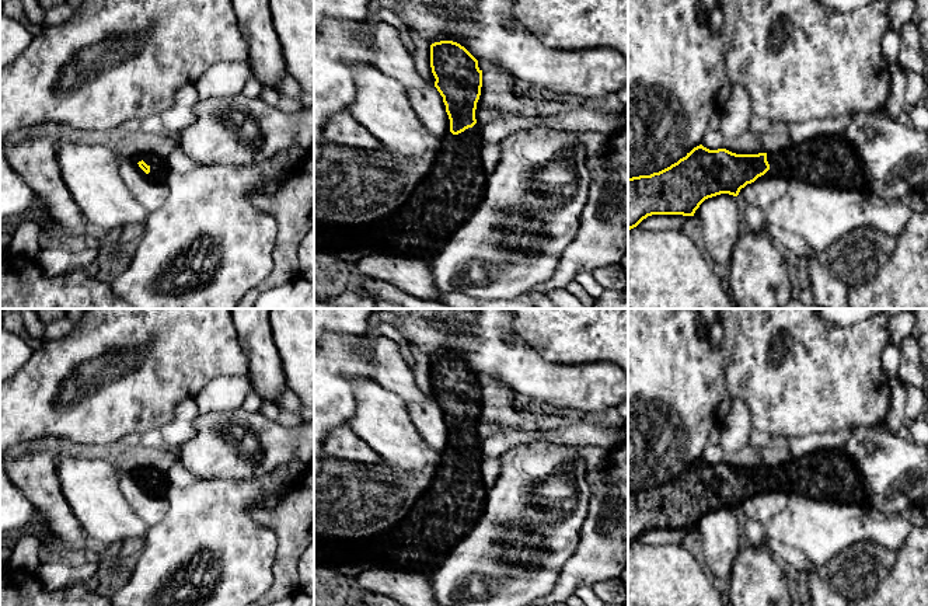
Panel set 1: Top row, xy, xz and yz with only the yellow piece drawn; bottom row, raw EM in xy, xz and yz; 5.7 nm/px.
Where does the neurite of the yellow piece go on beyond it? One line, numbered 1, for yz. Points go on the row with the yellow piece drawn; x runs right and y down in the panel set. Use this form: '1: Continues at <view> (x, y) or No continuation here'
1: Continues at yz (829, 160)

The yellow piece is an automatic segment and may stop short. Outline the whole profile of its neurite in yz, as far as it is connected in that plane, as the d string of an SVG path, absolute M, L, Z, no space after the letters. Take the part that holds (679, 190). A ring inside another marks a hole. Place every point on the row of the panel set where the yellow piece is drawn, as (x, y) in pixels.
M821 135L799 144L782 140L767 153L758 154L736 154L726 149L709 150L700 144L659 173L628 178L628 231L652 215L694 216L705 199L721 194L737 196L742 188L768 170L786 181L798 180L859 194L866 192L865 167L842 135Z

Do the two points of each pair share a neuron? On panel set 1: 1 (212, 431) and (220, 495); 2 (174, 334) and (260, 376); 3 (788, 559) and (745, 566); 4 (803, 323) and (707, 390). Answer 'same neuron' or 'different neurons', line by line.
1: different neurons
2: different neurons
3: different neurons
4: different neurons

